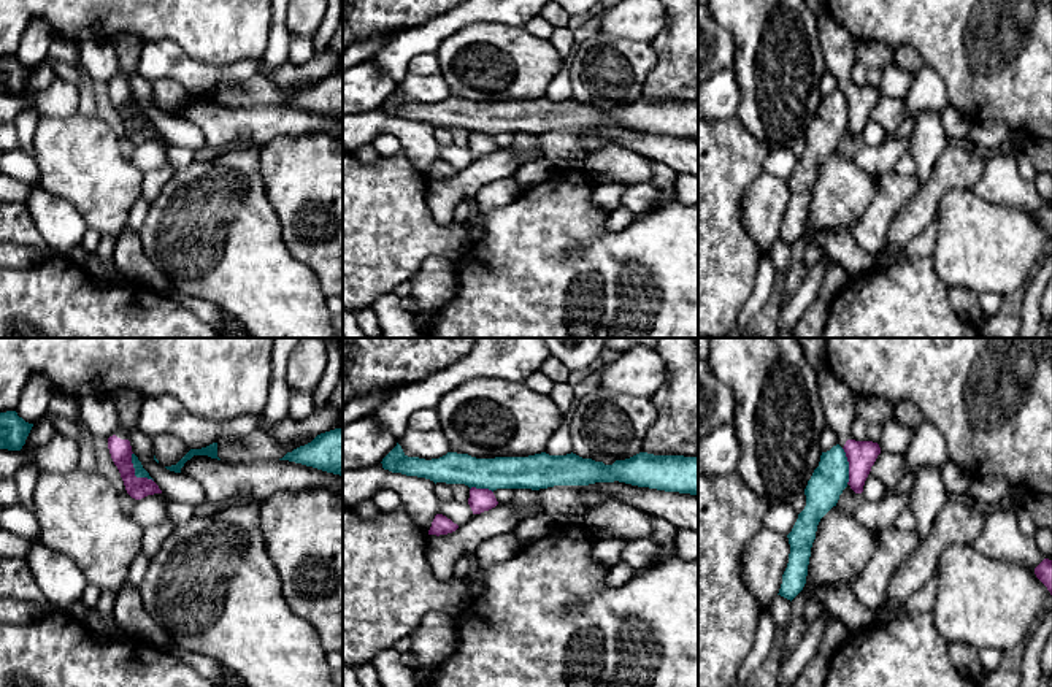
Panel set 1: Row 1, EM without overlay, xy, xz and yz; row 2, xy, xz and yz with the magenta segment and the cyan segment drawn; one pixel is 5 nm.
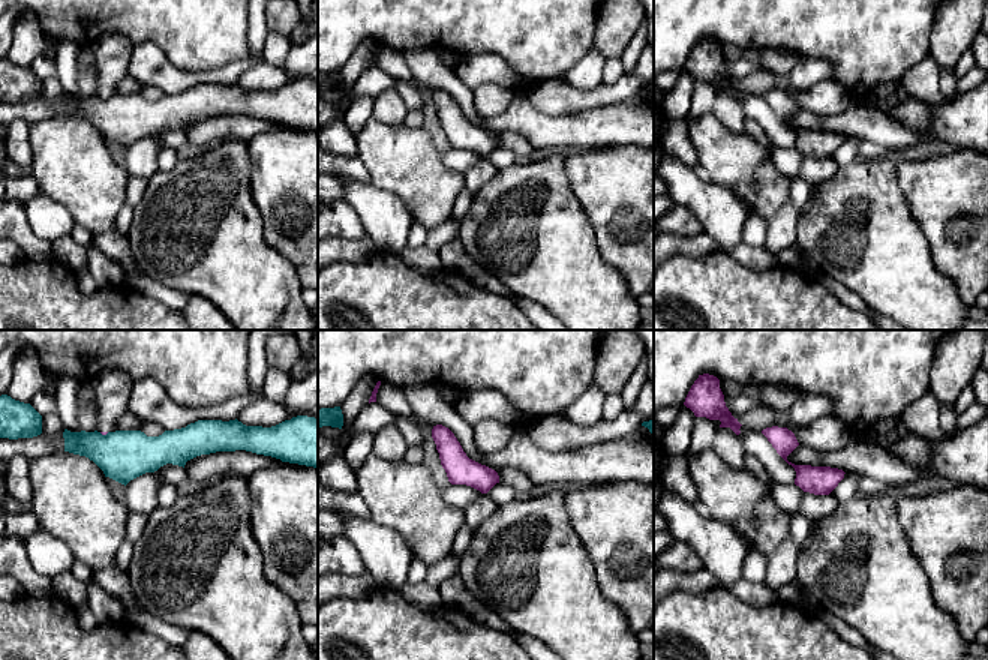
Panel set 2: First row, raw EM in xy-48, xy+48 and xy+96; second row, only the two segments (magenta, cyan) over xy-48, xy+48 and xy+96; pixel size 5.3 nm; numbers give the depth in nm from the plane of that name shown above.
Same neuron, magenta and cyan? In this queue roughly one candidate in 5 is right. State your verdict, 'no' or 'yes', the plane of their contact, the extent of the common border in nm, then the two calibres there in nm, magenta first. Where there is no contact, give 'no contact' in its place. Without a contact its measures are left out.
no | xy | 190 nm | 110/60 nm

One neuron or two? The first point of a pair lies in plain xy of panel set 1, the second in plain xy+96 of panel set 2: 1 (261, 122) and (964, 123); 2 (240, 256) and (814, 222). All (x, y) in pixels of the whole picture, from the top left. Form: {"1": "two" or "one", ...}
{"1": "one", "2": "one"}

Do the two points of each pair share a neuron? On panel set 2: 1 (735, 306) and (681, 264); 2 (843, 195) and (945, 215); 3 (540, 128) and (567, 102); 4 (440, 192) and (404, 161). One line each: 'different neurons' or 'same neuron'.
1: same neuron
2: different neurons
3: different neurons
4: same neuron

